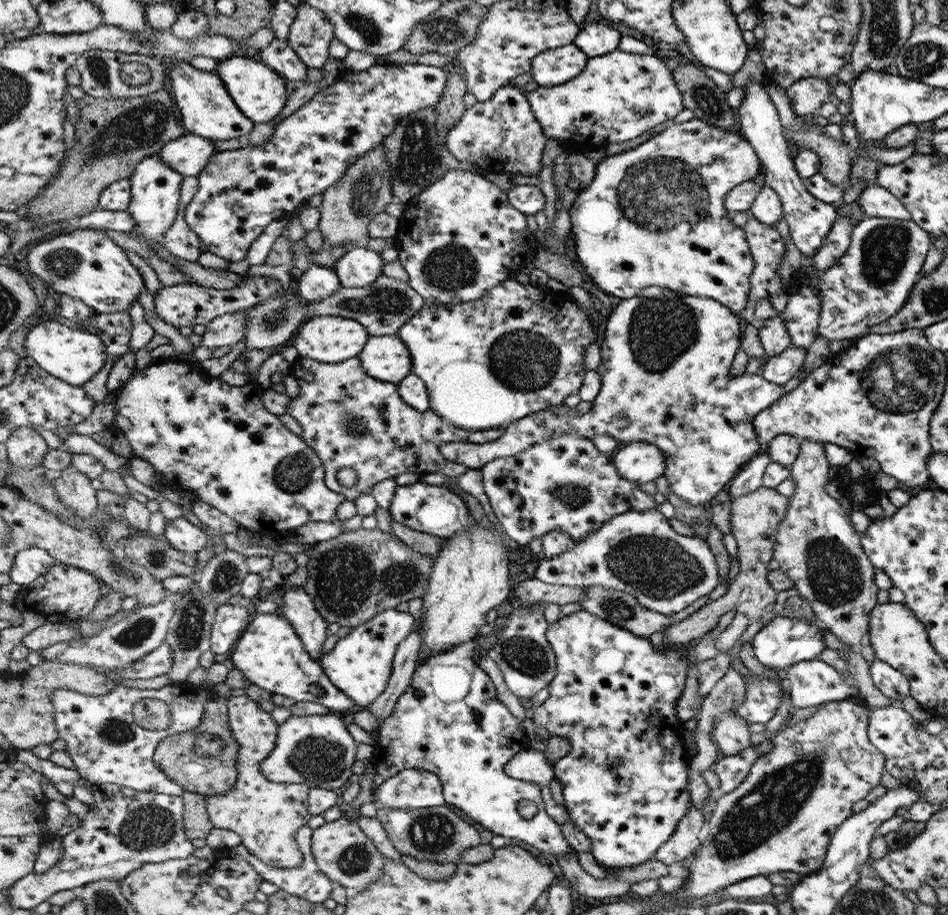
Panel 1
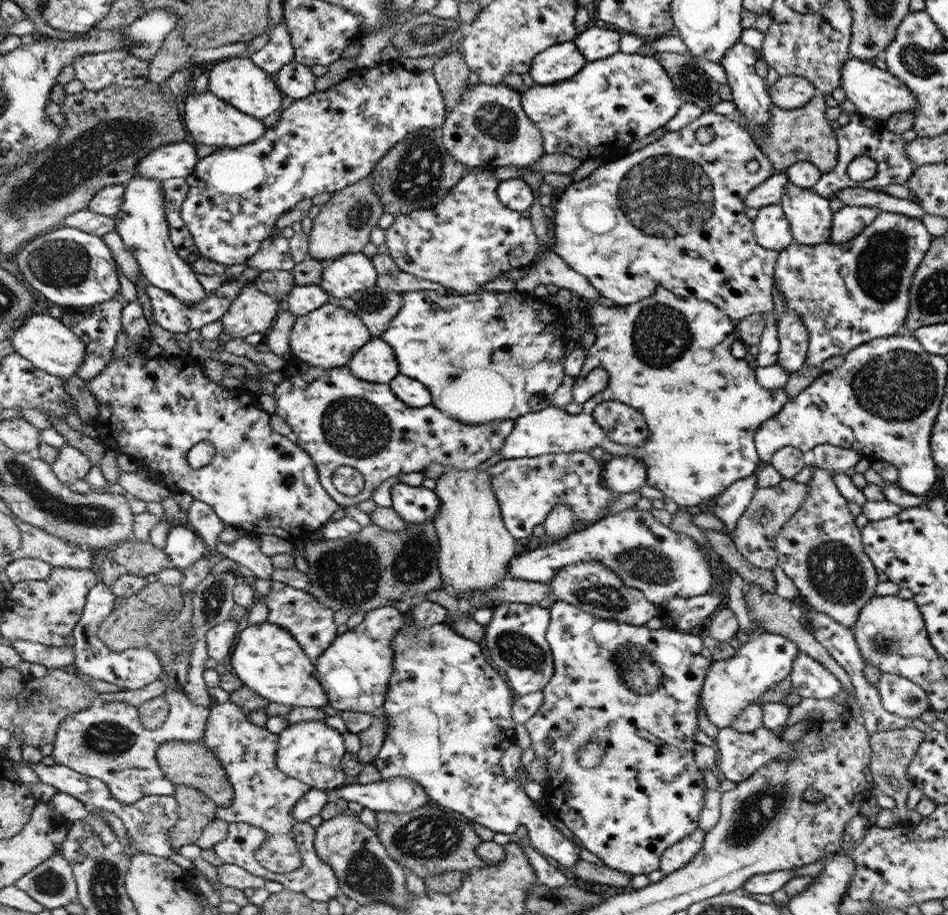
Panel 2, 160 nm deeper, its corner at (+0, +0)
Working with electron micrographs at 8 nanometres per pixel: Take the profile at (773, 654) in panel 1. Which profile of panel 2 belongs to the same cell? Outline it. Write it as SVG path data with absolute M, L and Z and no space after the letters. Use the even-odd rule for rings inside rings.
M764 632L742 645L732 658L713 662L702 688L703 709L708 720L719 729L731 726L741 710L758 702L768 689L789 677L792 663L798 656L798 645L786 637Z

